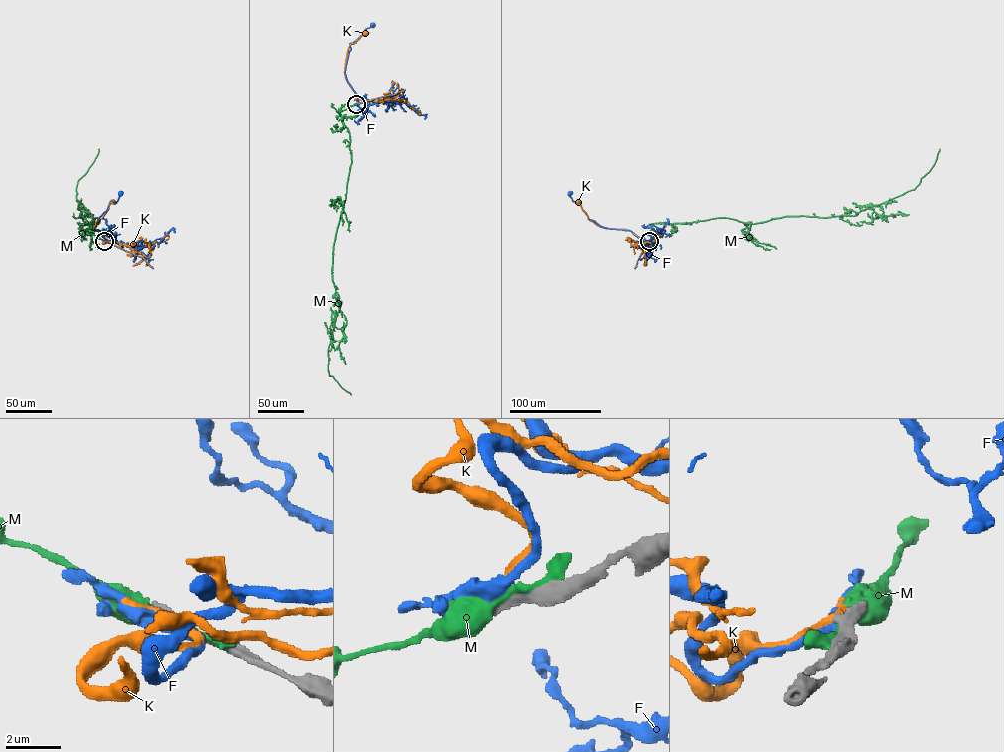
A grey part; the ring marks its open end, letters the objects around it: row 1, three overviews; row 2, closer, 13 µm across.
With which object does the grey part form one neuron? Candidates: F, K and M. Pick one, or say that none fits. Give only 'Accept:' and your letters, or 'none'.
Accept: none

